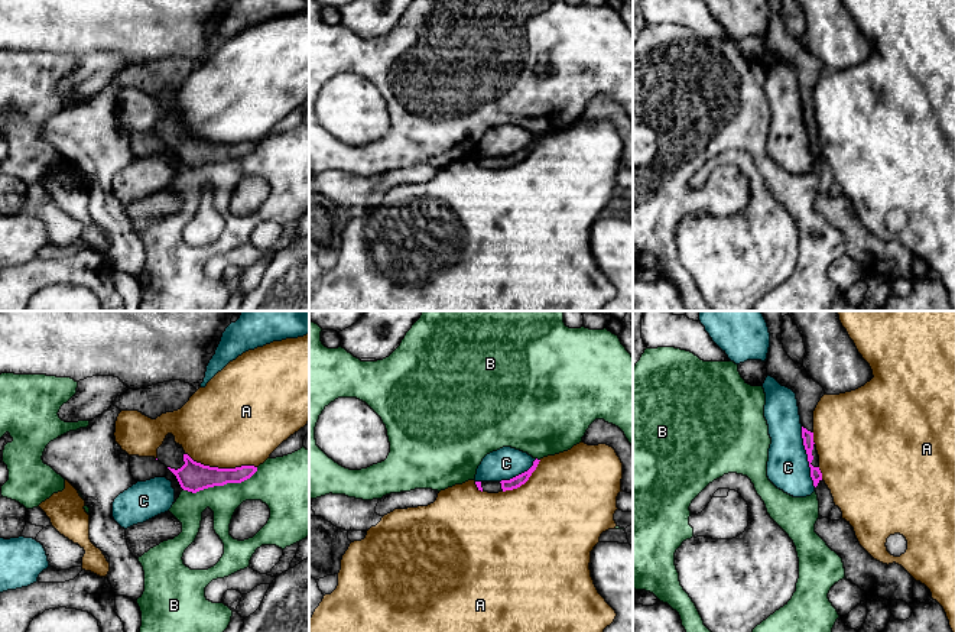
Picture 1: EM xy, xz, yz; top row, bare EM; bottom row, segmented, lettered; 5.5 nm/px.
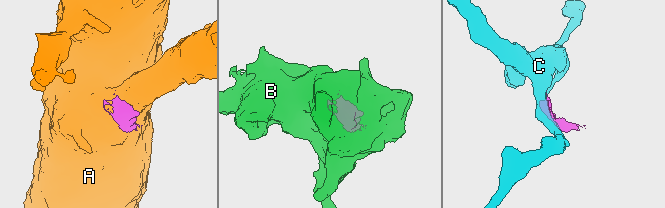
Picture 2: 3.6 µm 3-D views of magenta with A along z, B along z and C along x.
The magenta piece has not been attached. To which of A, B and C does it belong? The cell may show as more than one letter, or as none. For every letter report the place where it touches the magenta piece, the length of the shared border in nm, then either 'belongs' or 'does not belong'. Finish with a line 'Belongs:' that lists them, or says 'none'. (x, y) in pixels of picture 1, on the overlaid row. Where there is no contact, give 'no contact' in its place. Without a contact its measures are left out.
A: xy (221, 469) | 400 nm | does not belong
B: xy (221, 485) | 440 nm | does not belong
C: yz (808, 457) | 340 nm | does not belong
Belongs: none

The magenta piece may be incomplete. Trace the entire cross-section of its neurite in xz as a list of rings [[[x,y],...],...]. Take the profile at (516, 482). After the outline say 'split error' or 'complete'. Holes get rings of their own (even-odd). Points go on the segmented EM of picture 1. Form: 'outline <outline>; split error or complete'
outline [[[536,458],[533,461],[533,466],[527,471],[524,471],[524,473],[510,479],[510,480],[475,482],[475,484],[477,484],[478,490],[481,490],[481,492],[484,490],[484,492],[488,492],[488,493],[498,493],[498,492],[517,489],[517,487],[520,487],[522,484],[524,484],[529,480],[532,473],[536,470],[539,461],[540,460]]]; split error

